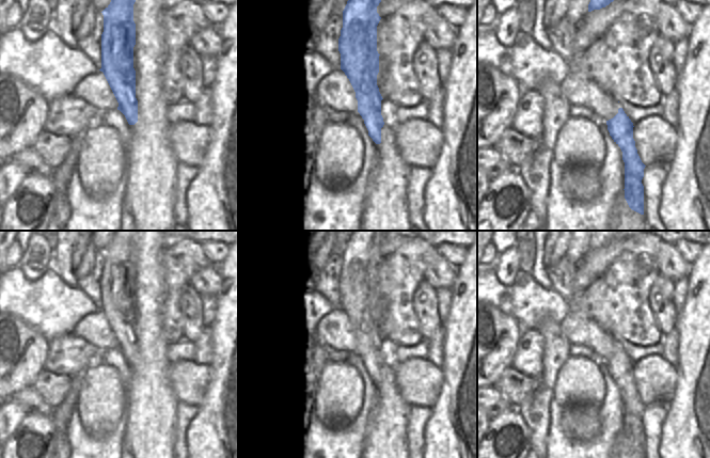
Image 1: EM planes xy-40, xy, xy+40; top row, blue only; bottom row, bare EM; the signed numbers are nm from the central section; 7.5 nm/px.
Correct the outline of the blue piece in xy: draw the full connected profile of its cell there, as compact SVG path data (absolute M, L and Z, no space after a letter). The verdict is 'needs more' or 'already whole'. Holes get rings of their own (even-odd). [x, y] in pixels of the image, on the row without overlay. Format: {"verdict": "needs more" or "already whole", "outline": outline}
{"verdict": "already whole", "outline": "M353 231L343 250L343 267L338 278L341 309L349 318L358 339L358 351L364 359L368 375L381 382L383 338L377 325L379 293L377 265L381 258L377 246L384 231Z"}

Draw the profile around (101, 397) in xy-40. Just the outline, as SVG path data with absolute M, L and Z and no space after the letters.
M107 364L90 366L79 377L78 412L86 433L98 440L108 439L116 427L116 423L125 406L125 386L119 372Z

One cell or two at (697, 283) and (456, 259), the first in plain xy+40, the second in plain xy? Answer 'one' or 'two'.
two

